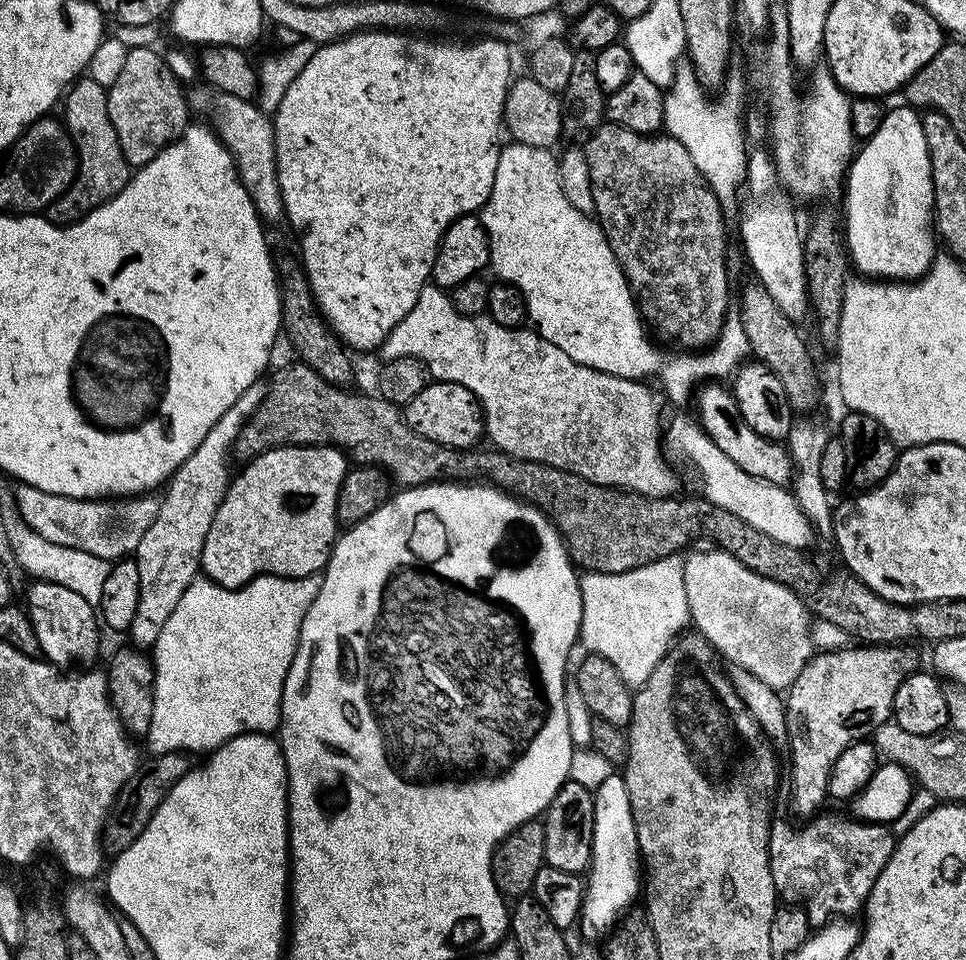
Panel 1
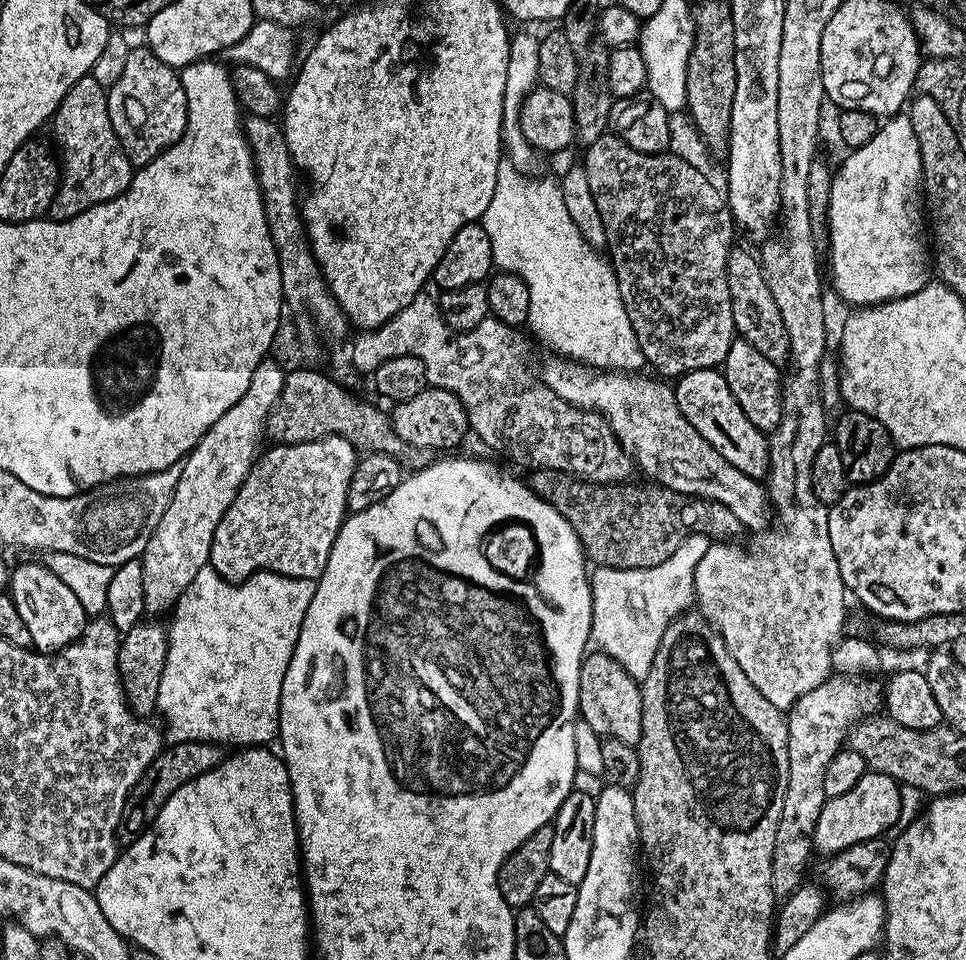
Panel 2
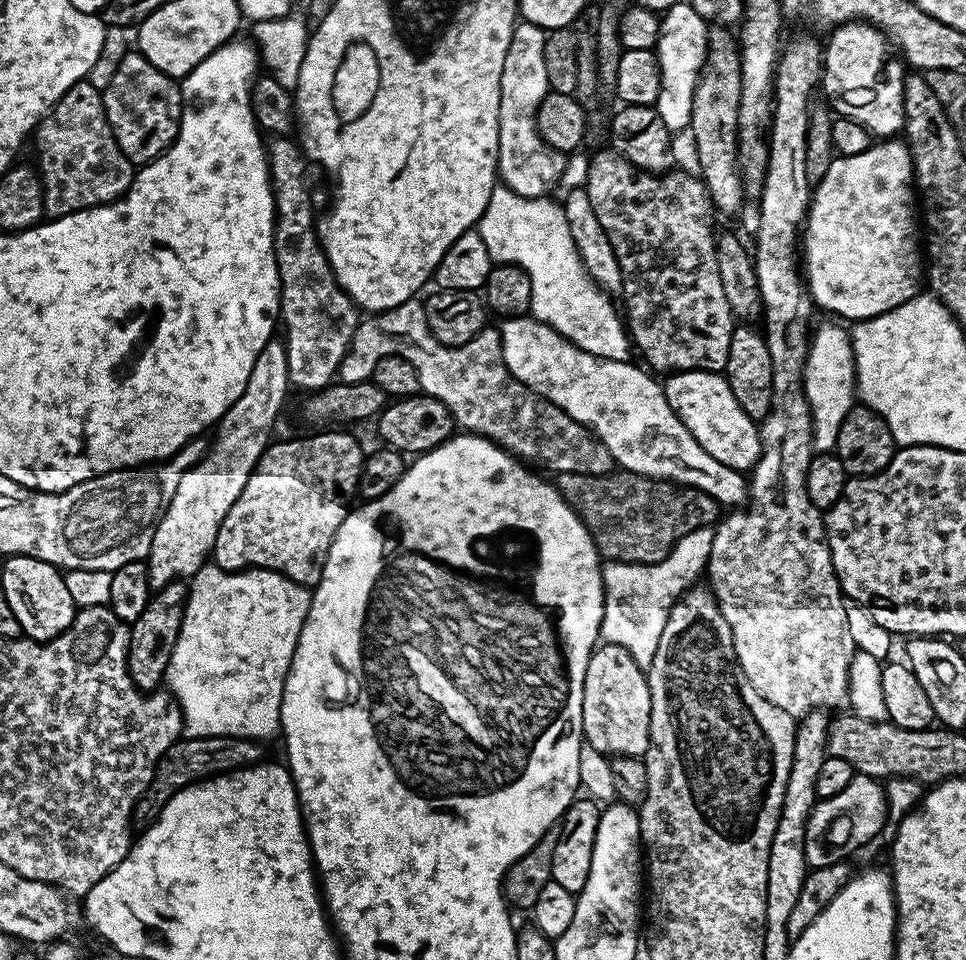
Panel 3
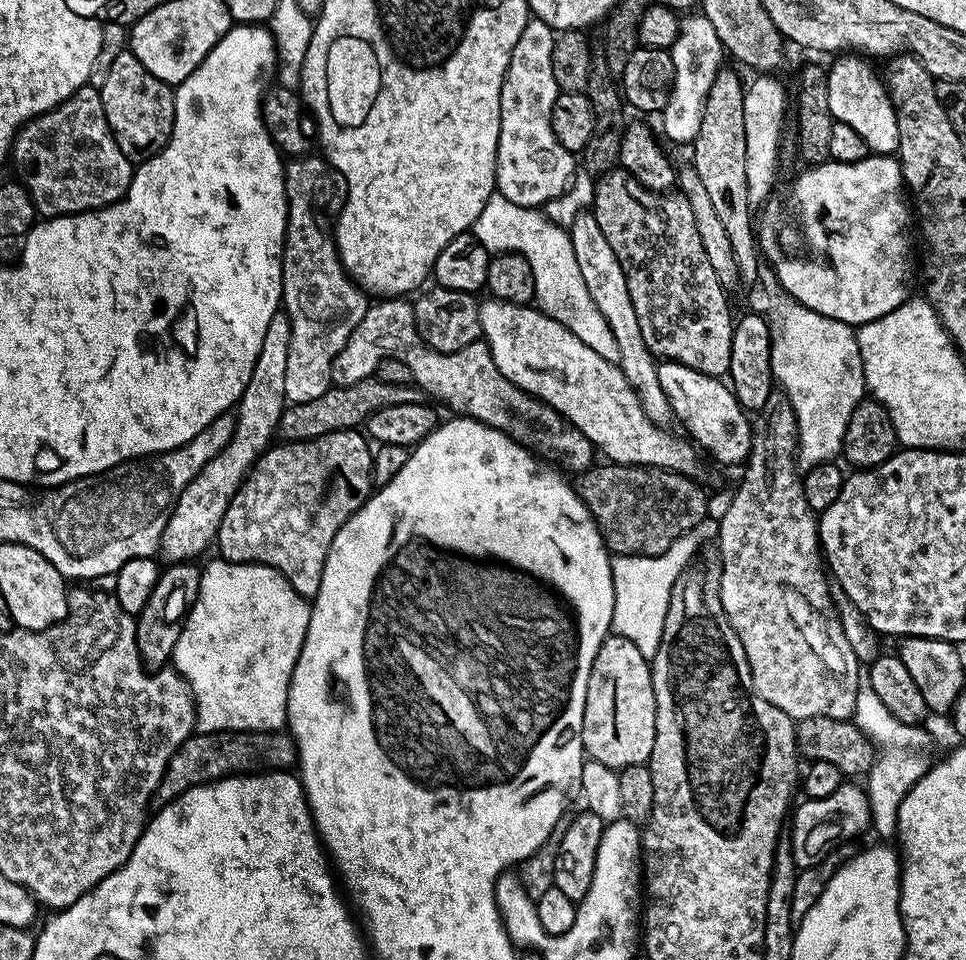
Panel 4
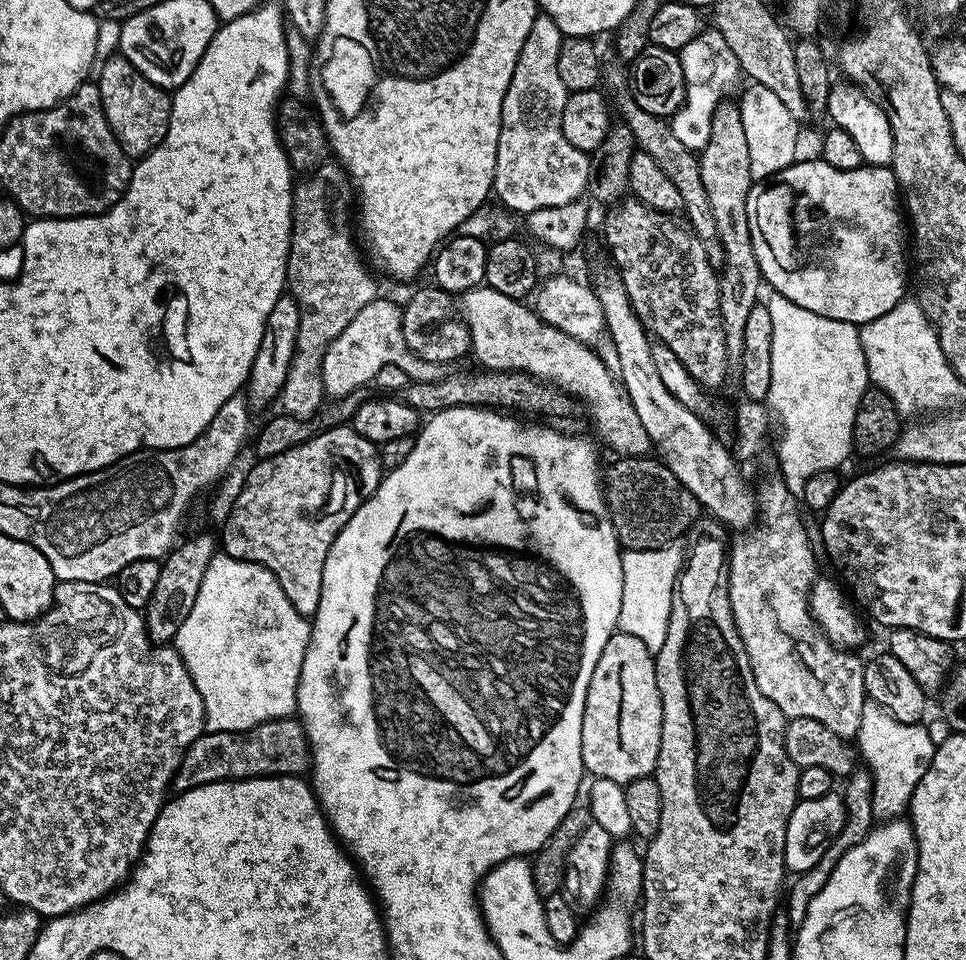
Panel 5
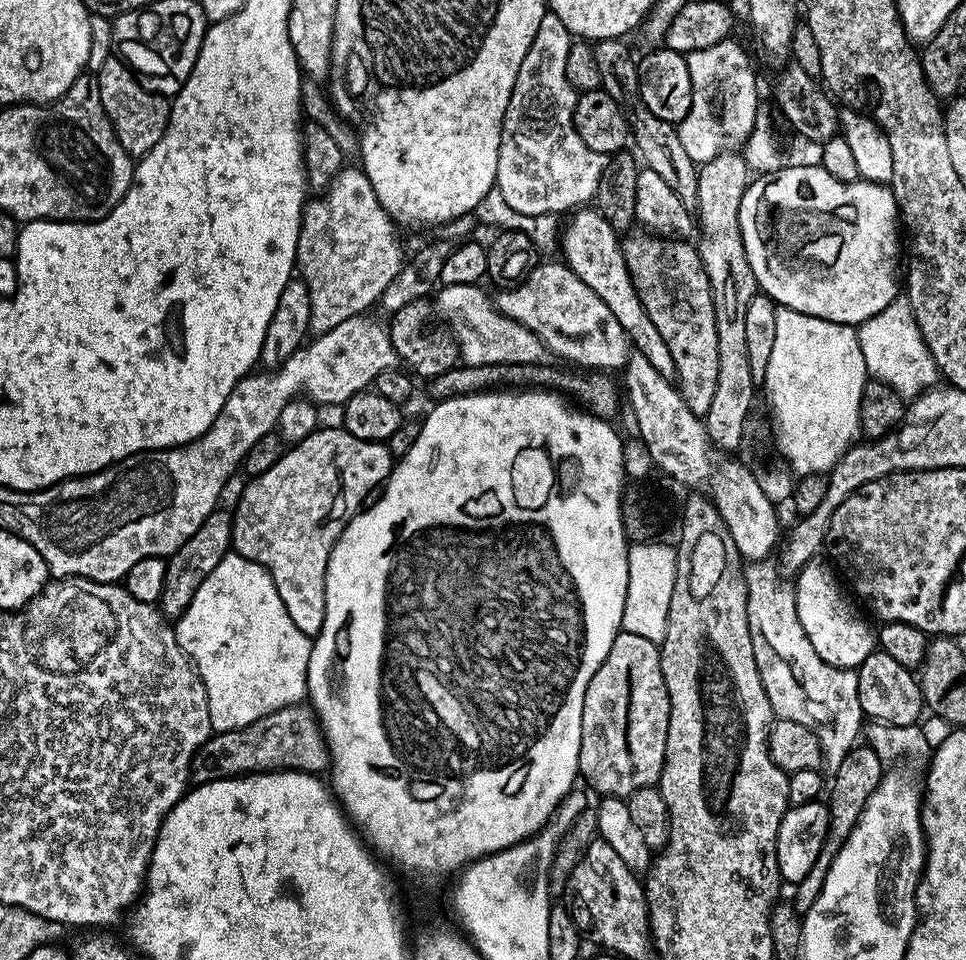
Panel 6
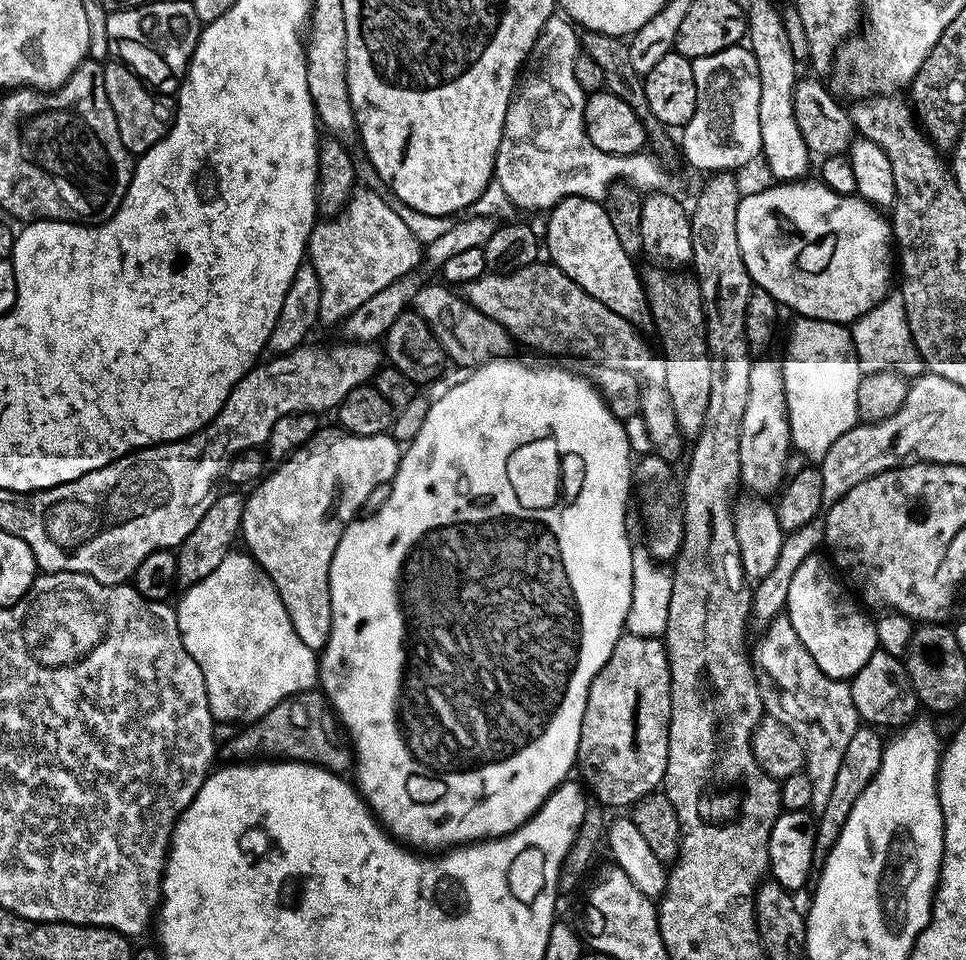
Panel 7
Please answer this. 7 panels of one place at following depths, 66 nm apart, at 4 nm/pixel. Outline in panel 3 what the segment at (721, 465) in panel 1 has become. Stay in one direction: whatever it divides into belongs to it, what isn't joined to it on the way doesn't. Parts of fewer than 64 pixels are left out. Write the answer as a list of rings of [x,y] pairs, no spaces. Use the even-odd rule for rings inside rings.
[[[530,314],[509,316],[501,319],[499,323],[502,358],[512,377],[561,408],[566,414],[570,414],[570,418],[574,418],[574,422],[578,422],[583,428],[589,428],[596,435],[596,439],[602,441],[610,450],[613,463],[623,471],[697,488],[710,494],[710,498],[714,498],[722,506],[740,506],[747,501],[749,481],[745,473],[730,466],[722,466],[718,458],[710,458],[710,454],[706,454],[706,450],[698,446],[698,438],[694,438],[694,434],[690,434],[690,430],[682,426],[678,414],[674,414],[670,402],[666,402],[663,383],[659,379],[656,381],[657,377],[651,371],[628,360],[598,358],[574,346],[566,338],[562,338],[562,334],[558,334]]]

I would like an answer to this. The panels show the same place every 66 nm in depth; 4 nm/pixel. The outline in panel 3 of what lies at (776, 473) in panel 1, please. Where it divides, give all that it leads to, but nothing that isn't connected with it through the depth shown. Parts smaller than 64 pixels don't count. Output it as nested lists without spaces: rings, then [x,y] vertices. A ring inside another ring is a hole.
[[[674,372],[663,381],[666,402],[678,414],[682,426],[698,438],[698,446],[718,458],[722,466],[748,474],[760,457],[760,430],[757,421],[751,420],[738,406],[734,390],[730,390],[727,375],[718,372]]]

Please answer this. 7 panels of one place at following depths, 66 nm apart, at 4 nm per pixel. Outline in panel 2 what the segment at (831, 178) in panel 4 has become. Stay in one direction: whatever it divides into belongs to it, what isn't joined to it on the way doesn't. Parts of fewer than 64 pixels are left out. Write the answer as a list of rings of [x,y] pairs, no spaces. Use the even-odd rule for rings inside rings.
[[[897,114],[885,119],[879,125],[877,132],[870,142],[866,142],[861,148],[851,149],[849,156],[840,164],[840,169],[835,169],[832,185],[830,186],[829,204],[829,242],[826,249],[827,255],[832,255],[832,284],[836,292],[851,306],[867,306],[870,304],[884,304],[888,300],[897,300],[910,294],[918,294],[930,282],[928,275],[933,275],[934,260],[930,255],[930,240],[926,235],[926,212],[922,207],[922,189],[924,186],[924,171],[922,170],[922,154],[918,146],[918,134],[914,132],[914,126],[906,114]]]

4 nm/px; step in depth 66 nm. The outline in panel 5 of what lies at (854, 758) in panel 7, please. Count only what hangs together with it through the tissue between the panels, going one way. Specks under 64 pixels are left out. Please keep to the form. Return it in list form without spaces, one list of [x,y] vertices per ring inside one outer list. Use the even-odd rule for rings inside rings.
[[[861,768],[853,769],[845,779],[845,786],[842,789],[844,798],[844,809],[848,811],[847,820],[844,823],[839,834],[828,844],[827,850],[822,854],[822,858],[818,858],[818,862],[814,862],[814,866],[810,866],[810,870],[799,873],[795,877],[796,880],[792,884],[792,889],[786,892],[786,911],[788,913],[788,923],[793,926],[799,926],[806,918],[806,910],[810,910],[810,902],[814,902],[814,898],[822,890],[822,886],[826,886],[826,882],[830,882],[830,874],[834,874],[834,866],[838,866],[842,855],[847,850],[852,849],[859,842],[866,838],[874,824],[874,814],[872,810],[871,797],[873,795],[873,780],[869,769]]]

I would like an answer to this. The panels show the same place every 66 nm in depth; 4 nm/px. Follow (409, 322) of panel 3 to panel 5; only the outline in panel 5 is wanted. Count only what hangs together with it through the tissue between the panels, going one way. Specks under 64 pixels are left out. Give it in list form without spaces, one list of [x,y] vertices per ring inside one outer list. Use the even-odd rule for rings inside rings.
[[[377,298],[371,300],[362,310],[358,310],[358,318],[330,342],[326,354],[322,358],[322,378],[324,390],[329,397],[345,396],[351,392],[361,391],[372,384],[374,374],[382,370],[382,366],[398,366],[406,370],[409,381],[434,382],[446,375],[445,365],[426,362],[406,346],[406,338],[402,334],[402,308],[392,300]]]

